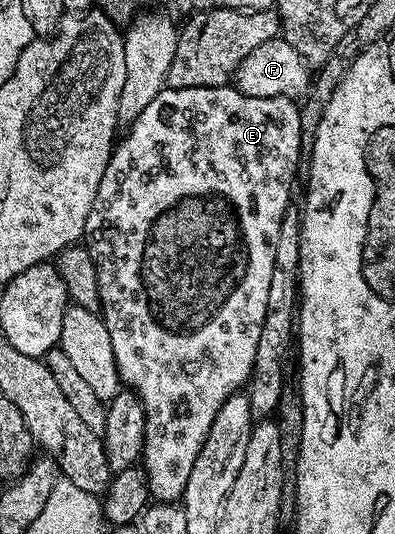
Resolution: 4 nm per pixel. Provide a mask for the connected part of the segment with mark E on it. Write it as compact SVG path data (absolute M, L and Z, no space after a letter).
M225 84L216 87L197 86L196 88L170 88L166 87L156 97L152 97L152 102L145 106L140 117L136 117L134 123L129 124L126 136L119 138L114 144L114 149L110 153L110 160L104 169L104 177L100 177L100 189L96 189L96 201L88 213L86 222L86 233L84 236L84 246L90 250L92 261L96 265L96 281L100 285L100 301L102 310L100 312L103 321L108 329L108 337L112 337L112 353L116 357L116 369L118 378L129 390L137 395L142 403L142 408L146 410L146 428L143 431L143 449L140 458L141 466L145 470L146 481L149 487L149 494L155 500L164 503L173 503L181 500L184 489L188 485L188 473L192 473L192 465L196 465L196 457L208 437L208 429L212 429L212 421L216 421L216 413L220 413L220 405L228 401L228 397L239 390L238 387L247 382L250 378L250 370L256 357L256 345L260 341L260 329L264 325L264 313L268 309L268 285L272 281L272 265L276 265L276 237L280 237L280 221L284 213L291 206L290 193L292 185L295 184L297 163L299 161L299 151L301 149L301 125L299 119L299 106L287 97L256 98L241 93L235 86Z

